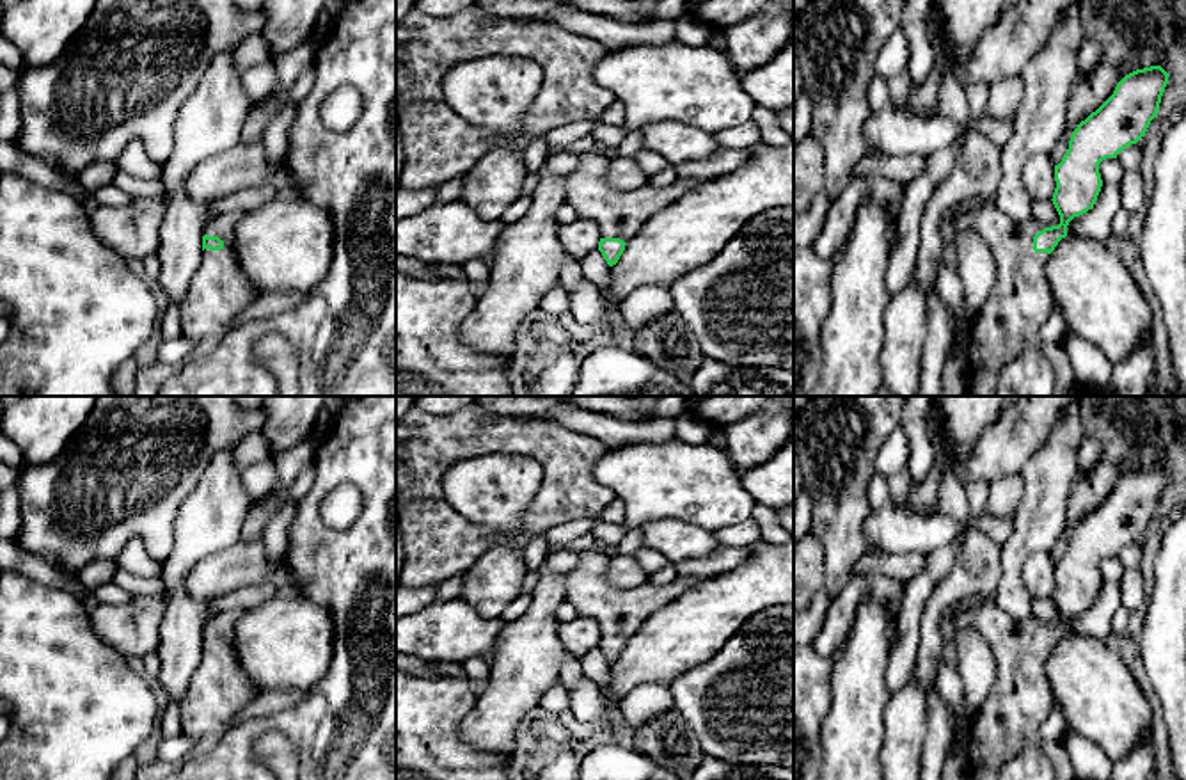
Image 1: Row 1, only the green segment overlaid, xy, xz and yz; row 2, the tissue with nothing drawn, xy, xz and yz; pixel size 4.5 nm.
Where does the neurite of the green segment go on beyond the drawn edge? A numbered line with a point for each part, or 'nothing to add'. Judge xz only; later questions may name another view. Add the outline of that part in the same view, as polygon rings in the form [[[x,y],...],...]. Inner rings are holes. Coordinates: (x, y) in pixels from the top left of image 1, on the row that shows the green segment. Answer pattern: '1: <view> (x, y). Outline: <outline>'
1: xz (616, 214). Outline: [[[584,153],[579,167],[565,176],[565,201],[577,219],[593,220],[600,238],[620,238],[629,243],[641,226],[659,210],[694,190],[703,179],[678,179],[671,187],[650,183],[621,192],[613,190],[605,172],[611,158],[604,153]]]

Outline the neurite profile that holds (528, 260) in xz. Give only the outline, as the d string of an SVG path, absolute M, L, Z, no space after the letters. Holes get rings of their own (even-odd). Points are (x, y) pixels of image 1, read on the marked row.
M549 174L531 192L527 213L508 224L497 240L490 279L478 293L478 306L460 327L460 341L476 352L511 355L518 325L538 309L543 295L559 284L563 265L573 261L557 242L556 211L565 201L565 176Z

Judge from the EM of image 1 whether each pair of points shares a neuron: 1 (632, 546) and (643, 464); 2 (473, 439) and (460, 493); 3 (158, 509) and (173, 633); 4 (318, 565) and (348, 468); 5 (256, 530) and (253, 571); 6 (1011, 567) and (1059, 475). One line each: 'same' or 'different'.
1: different
2: different
3: different
4: same
5: different
6: same

